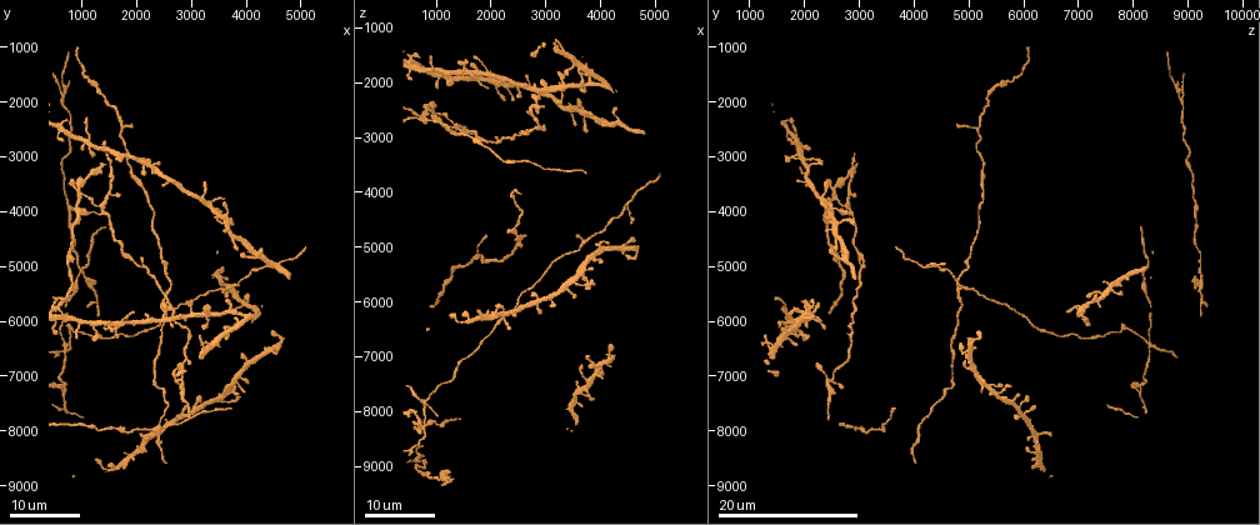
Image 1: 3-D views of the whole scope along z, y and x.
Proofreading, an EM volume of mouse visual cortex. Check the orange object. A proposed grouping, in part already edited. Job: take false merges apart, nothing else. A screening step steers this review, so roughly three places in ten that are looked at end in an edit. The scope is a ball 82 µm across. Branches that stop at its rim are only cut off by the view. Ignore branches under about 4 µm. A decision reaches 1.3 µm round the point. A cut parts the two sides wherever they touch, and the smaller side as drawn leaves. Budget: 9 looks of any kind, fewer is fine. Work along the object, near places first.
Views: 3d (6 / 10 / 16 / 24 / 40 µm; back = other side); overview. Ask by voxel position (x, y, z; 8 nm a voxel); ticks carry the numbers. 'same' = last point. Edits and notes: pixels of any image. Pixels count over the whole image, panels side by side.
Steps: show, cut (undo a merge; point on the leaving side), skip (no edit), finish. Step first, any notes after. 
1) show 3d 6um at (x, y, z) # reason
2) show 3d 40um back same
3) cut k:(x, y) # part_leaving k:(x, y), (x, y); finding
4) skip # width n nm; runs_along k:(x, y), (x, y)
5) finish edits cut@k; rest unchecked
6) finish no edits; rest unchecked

show 3d 16um at (2750, 7100, 2500) # four or more arms meet

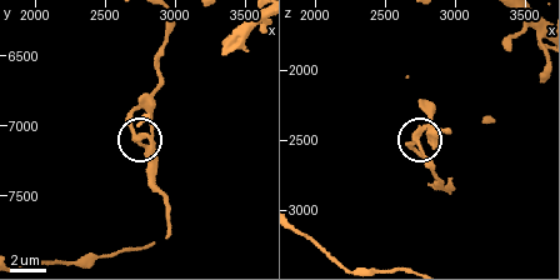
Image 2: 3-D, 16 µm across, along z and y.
show 3d 10um at (2720, 7080, 2480)

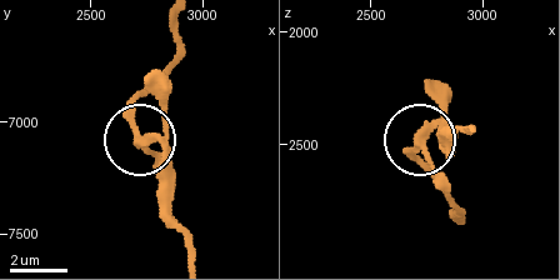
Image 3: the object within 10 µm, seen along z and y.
skip # arms 4; continuous, no second cell

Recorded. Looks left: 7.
show 3d 16um at (450, 5650, 1600) # three-way junction

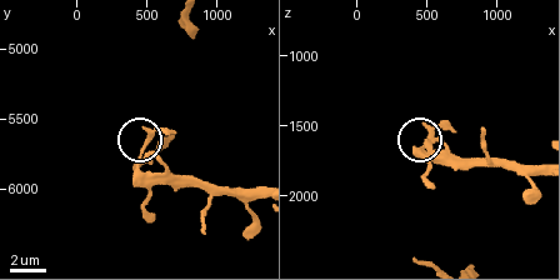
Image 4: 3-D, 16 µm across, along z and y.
show 3d 6um same

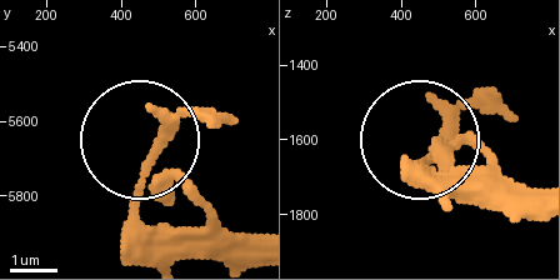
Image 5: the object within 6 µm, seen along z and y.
show 3d 6um back same # from behind

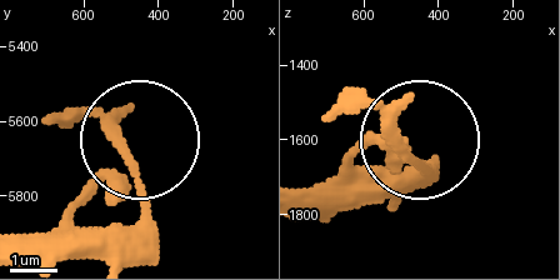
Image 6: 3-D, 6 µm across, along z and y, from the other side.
skip # arms 3; one cell here

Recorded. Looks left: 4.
show 3d 16um at (1350, 3900, 2850) # looks like a crossing

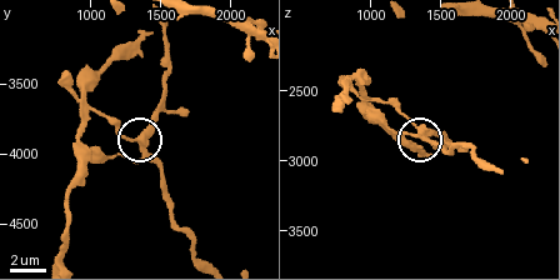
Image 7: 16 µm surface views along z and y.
show 3d 6um at (1380, 3900, 2820)

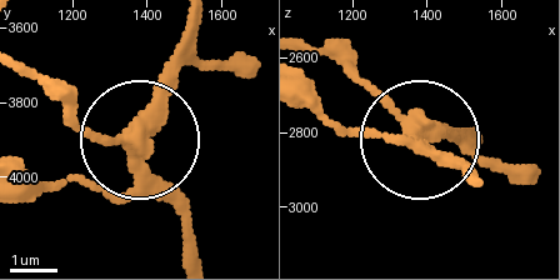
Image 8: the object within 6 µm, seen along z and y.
skip # arms 4; one cell here

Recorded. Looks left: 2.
show 3d 16um at (2350, 3300, 2100) # side arm on a straight run

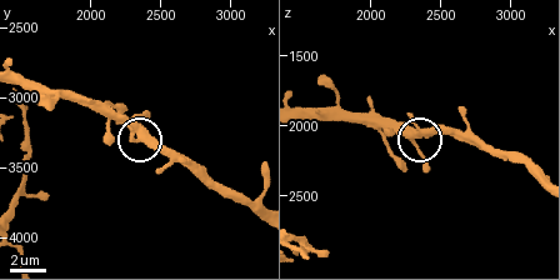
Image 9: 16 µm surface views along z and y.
show 3d 10um at (2400, 3280, 2040)

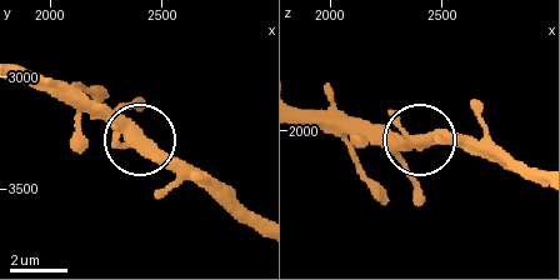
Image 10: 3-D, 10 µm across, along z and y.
skip # all the same cell

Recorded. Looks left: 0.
finish no edits; rest unchecked

